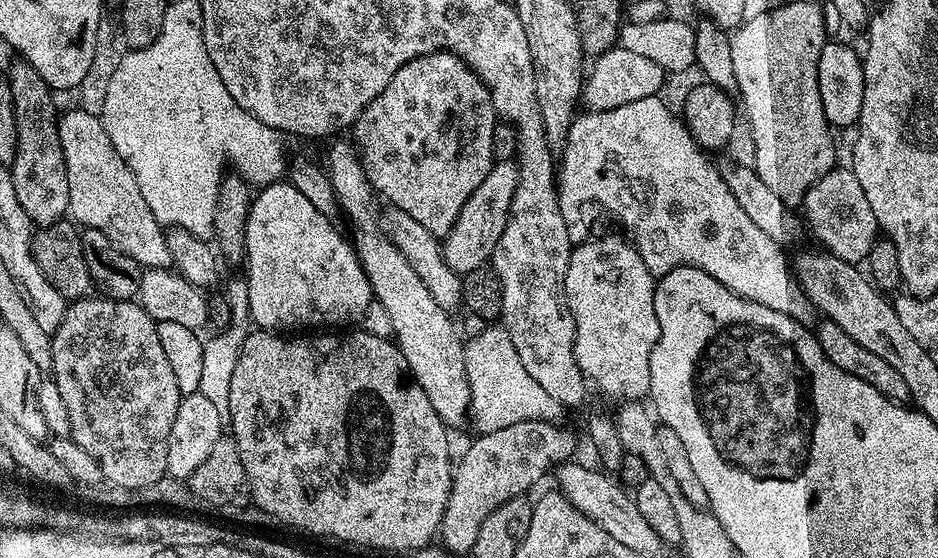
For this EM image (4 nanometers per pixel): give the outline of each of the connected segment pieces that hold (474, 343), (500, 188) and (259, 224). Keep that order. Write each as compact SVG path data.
M484 326L480 333L471 341L470 339L464 346L464 361L466 362L466 378L470 388L470 400L468 411L470 413L470 424L477 429L477 433L493 432L502 430L502 426L514 426L514 422L526 422L527 420L550 420L553 422L561 419L562 405L530 374L526 374L526 366L522 366L522 358L518 358L518 350L514 350L514 342L510 342L510 334L502 326Z
M496 160L493 163L486 178L482 178L482 186L478 186L478 190L470 194L466 206L462 206L458 222L454 222L447 236L443 237L442 249L450 270L463 274L483 268L491 261L498 238L502 238L502 230L506 230L514 190L519 181L520 170L512 160Z
M277 182L275 184L263 185L263 187L253 195L252 205L246 218L244 255L246 257L246 265L248 264L246 279L249 288L249 314L252 317L253 325L255 325L257 329L275 330L280 334L292 334L297 330L344 330L349 326L359 325L356 323L367 314L368 307L373 307L374 297L372 295L372 287L364 273L364 265L361 264L360 259L356 257L356 250L352 247L349 237L345 234L343 236L332 223L333 221L329 219L329 217L318 214L318 210L314 210L314 205L312 205L304 195L298 194L298 190L290 182Z

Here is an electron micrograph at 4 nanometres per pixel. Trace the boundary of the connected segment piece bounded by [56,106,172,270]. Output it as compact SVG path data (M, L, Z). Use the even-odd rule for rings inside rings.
M72 106L57 119L56 125L58 138L62 142L62 154L66 158L66 182L70 186L68 212L71 219L77 225L106 234L106 238L110 238L110 242L114 242L118 250L137 260L141 269L171 269L172 259L166 246L165 229L156 221L154 214L150 214L150 206L146 206L146 198L142 198L142 190L138 190L134 174L126 166L118 150L114 150L114 142L110 142L110 134L106 134L103 120L97 114Z

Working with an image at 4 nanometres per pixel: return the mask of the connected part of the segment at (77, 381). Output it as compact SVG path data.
M85 298L69 303L58 330L51 333L53 366L50 376L66 404L70 439L78 442L78 446L98 462L104 480L118 486L154 486L166 476L167 439L182 395L174 369L162 350L156 325L146 310L132 300Z

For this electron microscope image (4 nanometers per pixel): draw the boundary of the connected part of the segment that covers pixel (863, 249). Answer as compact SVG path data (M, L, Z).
M838 166L816 182L804 196L802 210L806 212L804 218L809 231L833 256L855 265L867 259L870 246L878 238L879 224L857 176L849 167Z

